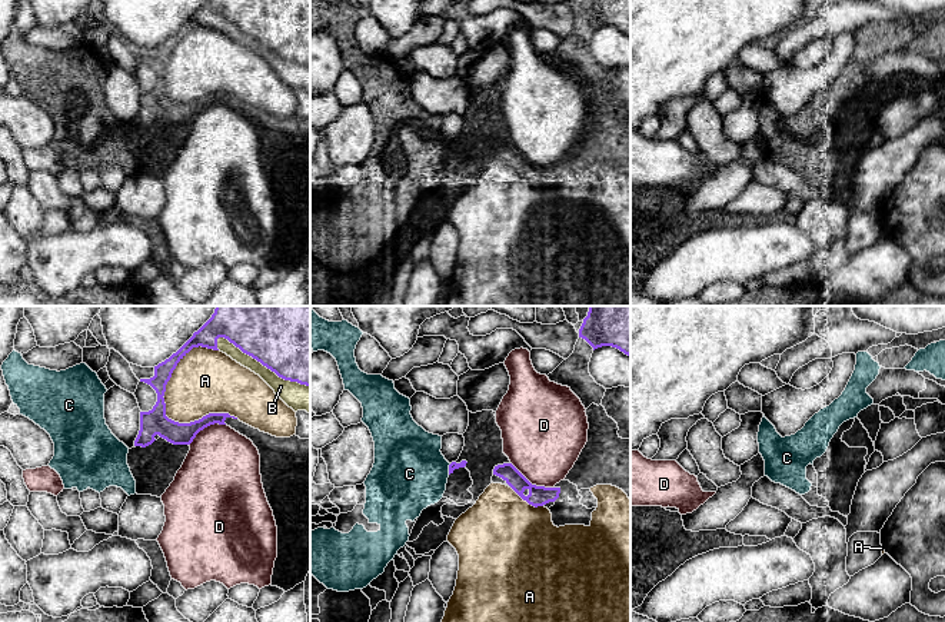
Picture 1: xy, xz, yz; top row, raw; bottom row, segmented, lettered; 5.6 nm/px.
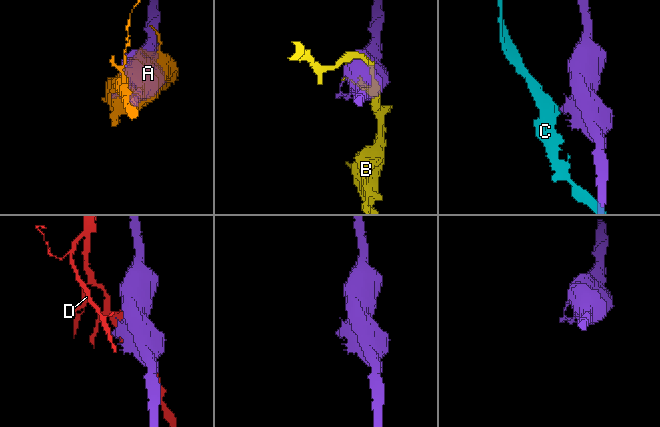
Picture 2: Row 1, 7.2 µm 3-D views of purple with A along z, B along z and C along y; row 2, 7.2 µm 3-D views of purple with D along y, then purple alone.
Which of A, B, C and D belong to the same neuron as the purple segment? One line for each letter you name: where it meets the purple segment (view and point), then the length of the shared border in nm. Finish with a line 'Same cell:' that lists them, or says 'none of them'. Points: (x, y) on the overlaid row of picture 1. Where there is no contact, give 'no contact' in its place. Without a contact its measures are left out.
Same cell: none of them

